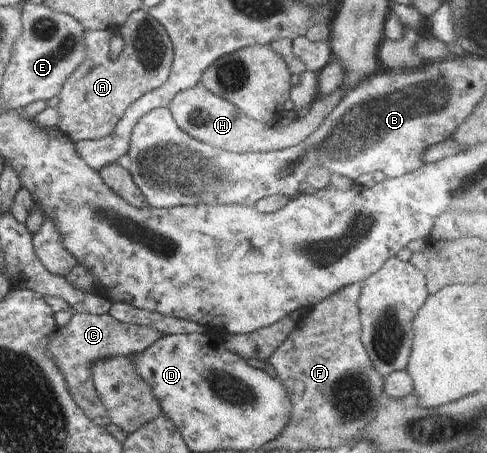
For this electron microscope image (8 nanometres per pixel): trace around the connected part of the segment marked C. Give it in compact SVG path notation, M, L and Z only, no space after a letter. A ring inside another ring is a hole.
M109 313L102 315L73 314L65 327L55 327L48 336L48 353L54 358L65 377L67 390L75 404L81 408L95 424L105 427L111 424L111 419L97 394L90 373L90 366L98 360L116 356L136 355L149 348L161 334L149 327L132 325L115 320Z

